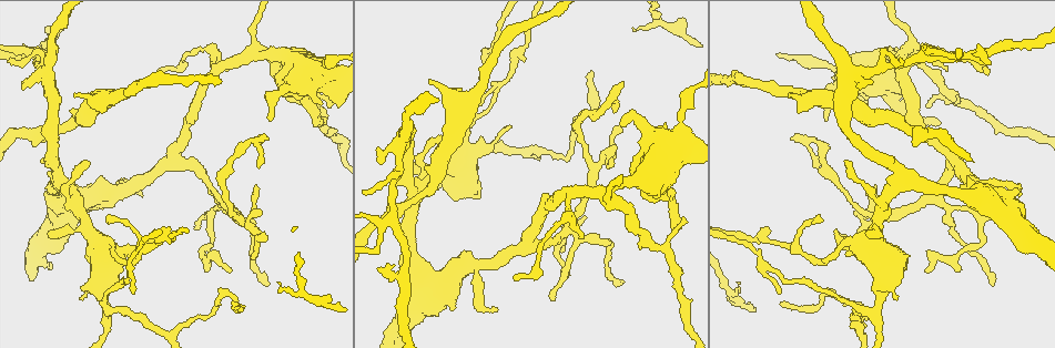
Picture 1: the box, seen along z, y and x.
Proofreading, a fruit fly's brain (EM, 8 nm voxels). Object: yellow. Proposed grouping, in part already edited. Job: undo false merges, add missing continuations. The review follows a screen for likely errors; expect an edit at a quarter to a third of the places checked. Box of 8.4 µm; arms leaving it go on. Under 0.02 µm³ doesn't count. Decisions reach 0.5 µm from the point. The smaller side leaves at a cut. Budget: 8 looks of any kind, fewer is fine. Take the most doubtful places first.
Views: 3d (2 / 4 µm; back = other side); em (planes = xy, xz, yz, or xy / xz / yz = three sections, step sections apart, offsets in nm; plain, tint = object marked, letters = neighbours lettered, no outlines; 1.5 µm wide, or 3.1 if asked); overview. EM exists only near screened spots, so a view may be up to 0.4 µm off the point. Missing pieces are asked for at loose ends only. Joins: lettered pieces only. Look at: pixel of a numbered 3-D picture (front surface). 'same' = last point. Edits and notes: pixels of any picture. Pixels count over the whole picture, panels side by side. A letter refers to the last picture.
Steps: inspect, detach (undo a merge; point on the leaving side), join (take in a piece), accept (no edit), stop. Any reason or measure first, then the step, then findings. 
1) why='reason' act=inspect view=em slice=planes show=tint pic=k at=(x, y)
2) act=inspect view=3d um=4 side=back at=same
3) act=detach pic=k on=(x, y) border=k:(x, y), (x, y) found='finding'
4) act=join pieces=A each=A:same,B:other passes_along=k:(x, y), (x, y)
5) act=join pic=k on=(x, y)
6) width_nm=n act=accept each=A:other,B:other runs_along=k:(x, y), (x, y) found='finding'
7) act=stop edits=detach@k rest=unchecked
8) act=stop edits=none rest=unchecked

why='sudden change in width' act=inspect view=em slice=planes show=plain pic=1 at=(864, 310)

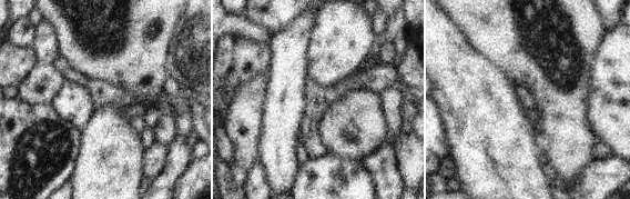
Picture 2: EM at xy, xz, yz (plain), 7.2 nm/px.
act=inspect view=em slice=planes show=tint at=same

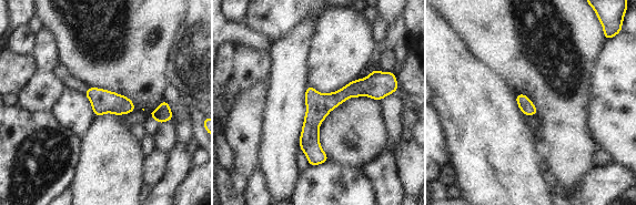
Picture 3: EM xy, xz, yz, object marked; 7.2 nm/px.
act=inspect view=em slice=planes show=letters at=same

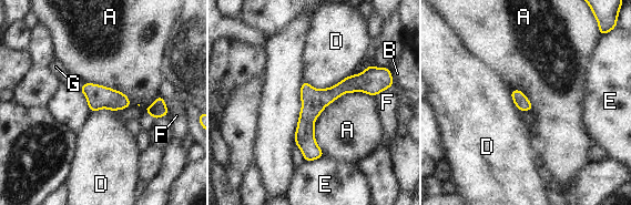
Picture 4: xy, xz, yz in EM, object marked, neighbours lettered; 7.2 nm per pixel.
longest_contact=A:550nm act=accept each=A:other,B:other,D:other,E:other,F:other,G:other runs_along=4:(376, 83), (345, 85), (307, 115), (306, 157) found='all the same neuron'

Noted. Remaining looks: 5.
why='an open end' act=inspect view=em slice=planes show=letters pic=1 at=(74, 97)

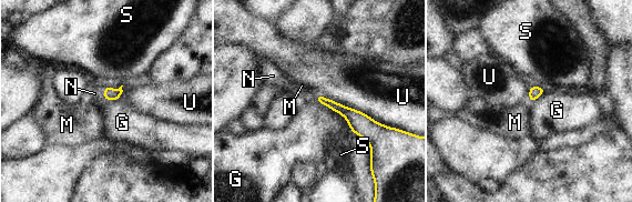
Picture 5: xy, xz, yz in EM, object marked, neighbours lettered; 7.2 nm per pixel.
act=join pieces=N each=G:other,M:other,N:same,S:other,U:other passes_along=5:(110, 93), (104, 93), (94, 93) found='it goes on there'

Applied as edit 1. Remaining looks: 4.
act=inspect view=overview

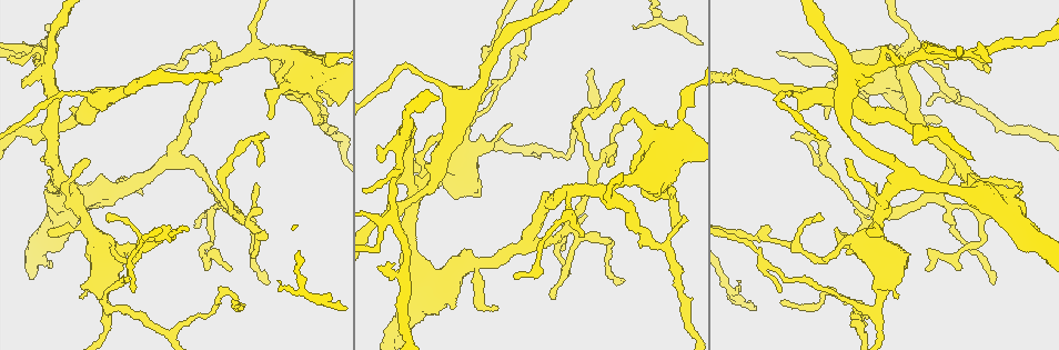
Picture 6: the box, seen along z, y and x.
act=inspect view=3d um=4 pic=6 at=(252, 54)

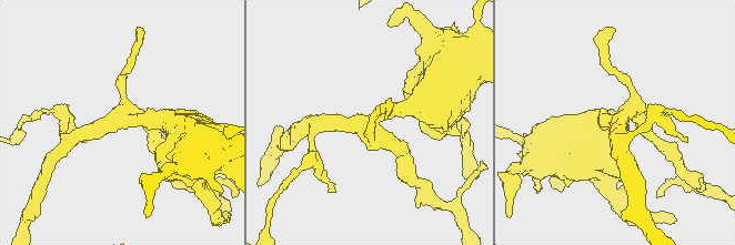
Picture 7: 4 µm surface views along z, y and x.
arms=4 why='need the tissue' act=inspect view=em slice=planes show=letters pic=7 at=(615, 122)

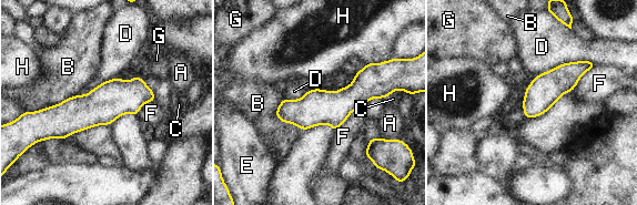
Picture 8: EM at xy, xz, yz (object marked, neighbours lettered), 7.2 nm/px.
act=accept each=A:other,B:other,C:other,D:other,E:other,F:other,G:other,H:other border=8:(596, 64), (568, 61), (535, 77) found='all the same neuron'

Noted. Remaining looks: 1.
act=stop edits=join@5 rest=unchecked

